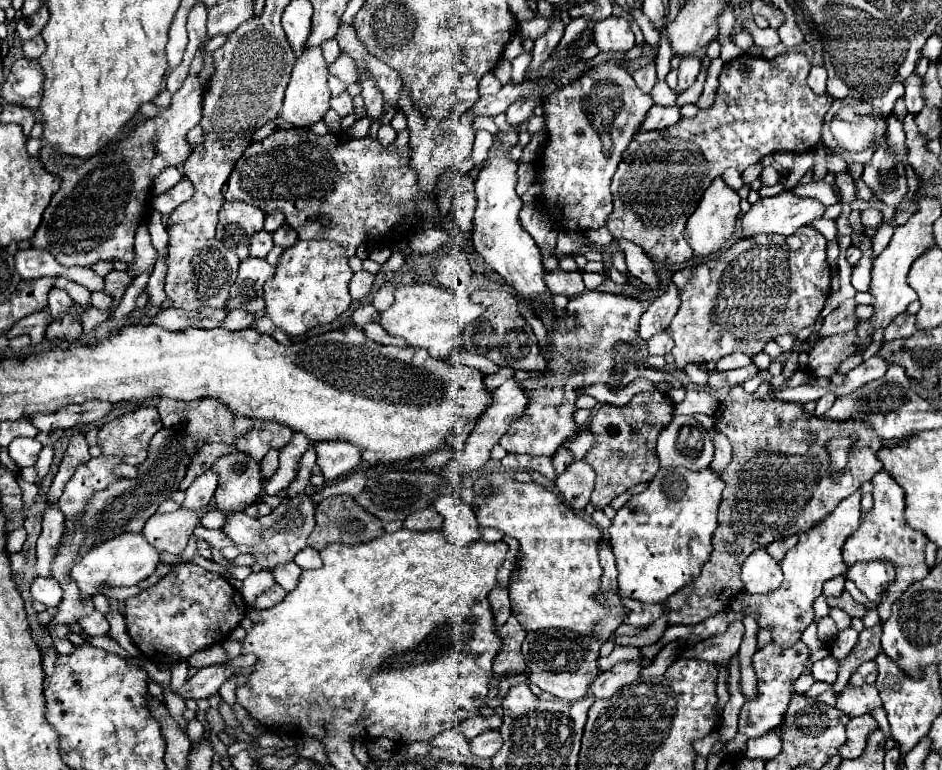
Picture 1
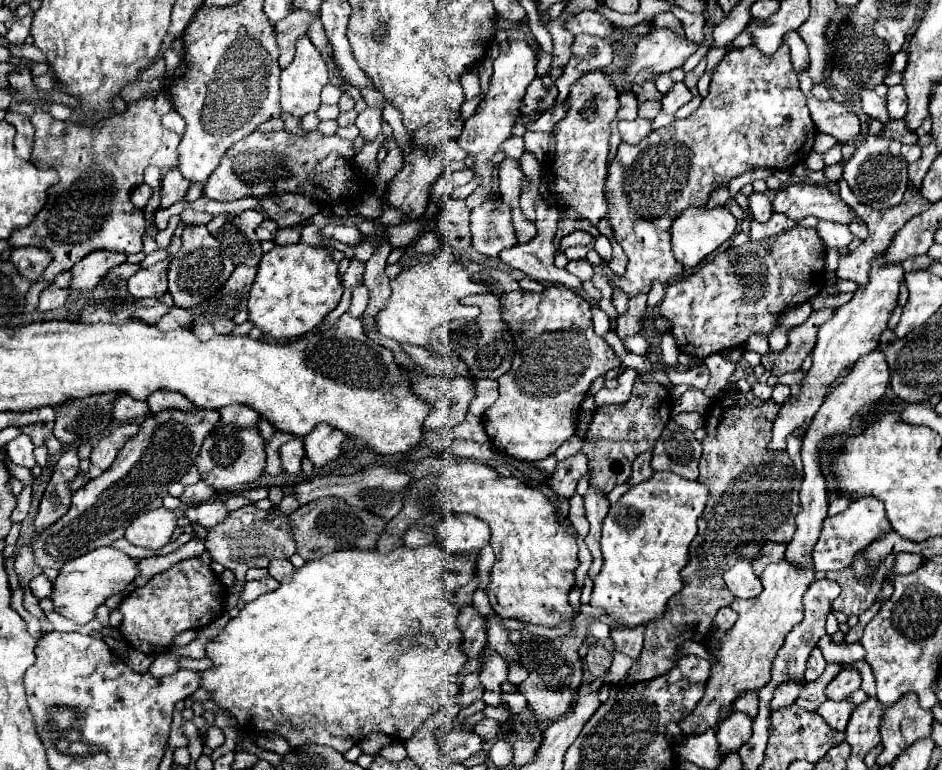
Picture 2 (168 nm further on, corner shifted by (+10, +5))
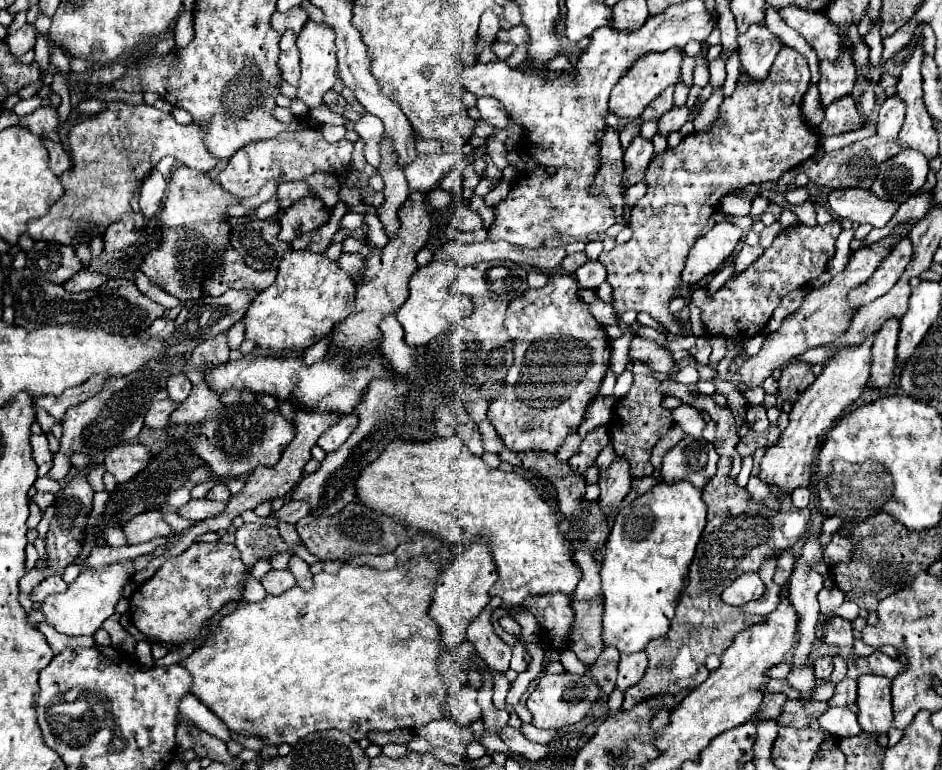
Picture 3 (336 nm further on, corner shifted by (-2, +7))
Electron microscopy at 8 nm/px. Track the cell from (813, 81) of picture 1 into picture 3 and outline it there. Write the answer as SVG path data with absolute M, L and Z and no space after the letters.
M844 96L832 102L832 106L826 106L826 118L818 126L818 130L822 132L822 136L834 136L834 134L842 134L860 126L862 126L862 118L854 98Z

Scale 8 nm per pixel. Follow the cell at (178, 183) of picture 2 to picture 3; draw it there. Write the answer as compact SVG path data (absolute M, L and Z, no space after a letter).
M178 166L170 176L164 208L160 214L160 224L164 230L162 244L144 258L142 272L154 284L182 302L202 298L202 266L210 264L224 248L230 246L230 226L222 222L222 218L228 216L228 208L236 202L238 198L216 186L206 172Z

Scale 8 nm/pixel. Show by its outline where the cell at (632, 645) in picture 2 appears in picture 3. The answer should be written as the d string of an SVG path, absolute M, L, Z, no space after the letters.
M638 652L638 654L622 654L620 656L620 664L618 664L618 682L616 686L620 690L626 690L630 686L634 686L644 670L648 666L648 658L646 658L646 652Z

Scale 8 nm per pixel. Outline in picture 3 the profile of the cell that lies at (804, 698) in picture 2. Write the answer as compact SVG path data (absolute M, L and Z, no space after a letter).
M796 698L796 700L788 700L784 704L782 714L776 718L780 722L780 726L796 726L796 728L806 728L806 726L814 726L818 716L826 710L828 706L808 706L806 700Z

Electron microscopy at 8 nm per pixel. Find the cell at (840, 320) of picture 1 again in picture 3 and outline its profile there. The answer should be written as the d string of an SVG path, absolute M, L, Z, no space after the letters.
M794 362L794 364L788 364L782 368L782 376L780 376L778 384L780 384L780 392L786 394L786 400L794 402L796 394L814 382L814 374L810 368L812 368L812 364L808 364L808 362Z

